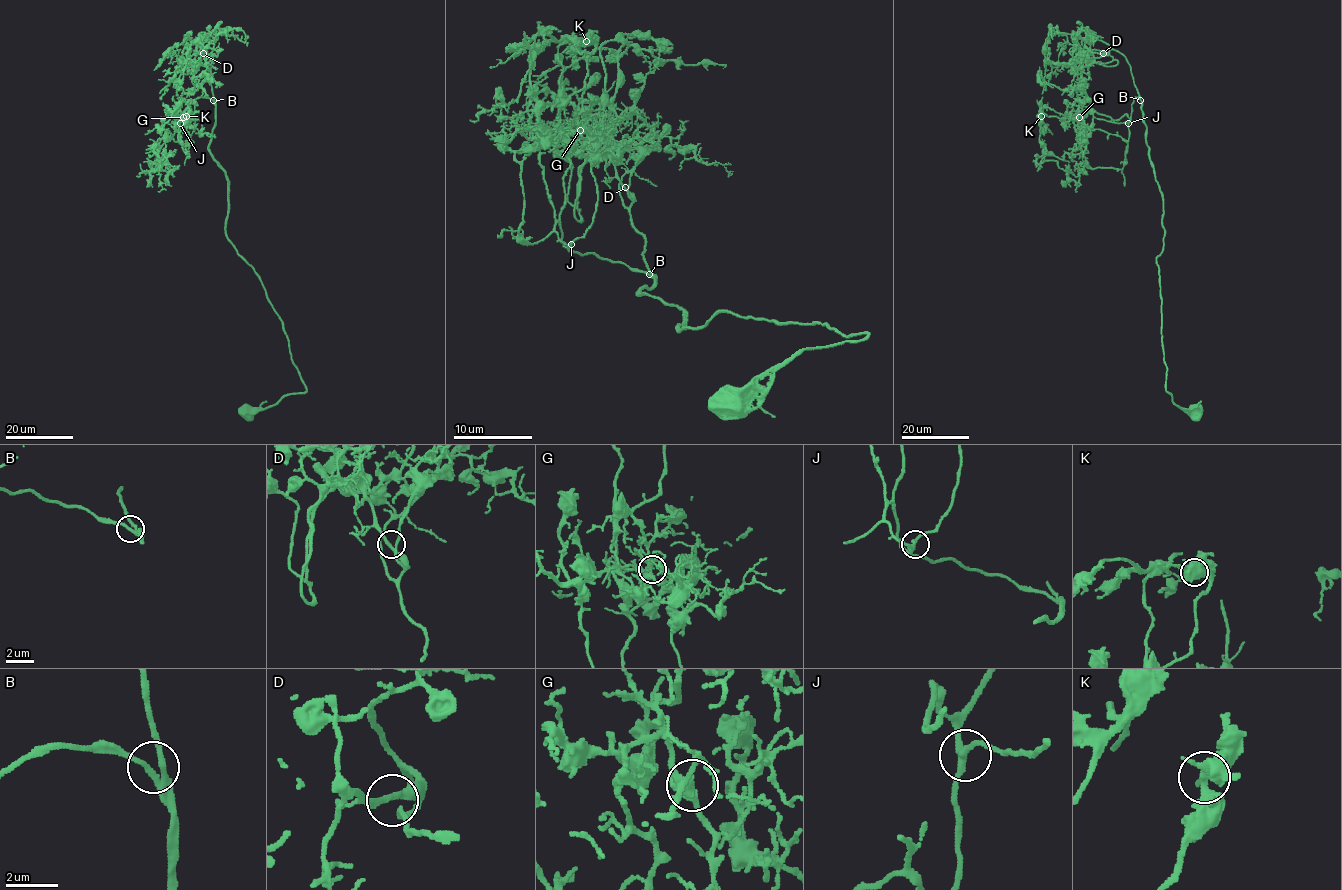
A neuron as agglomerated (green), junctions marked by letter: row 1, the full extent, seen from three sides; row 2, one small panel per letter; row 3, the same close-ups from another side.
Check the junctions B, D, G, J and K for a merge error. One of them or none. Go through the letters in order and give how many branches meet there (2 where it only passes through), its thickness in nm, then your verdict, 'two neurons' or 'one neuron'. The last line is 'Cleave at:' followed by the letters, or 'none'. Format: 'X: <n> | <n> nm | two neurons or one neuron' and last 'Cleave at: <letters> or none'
B: 3 | 200 nm | one neuron
D: 2 | 240 nm | one neuron
G: 3 | 360 nm | one neuron
J: 3 | 240 nm | one neuron
K: 3 | 380 nm | one neuron
Cleave at: none

